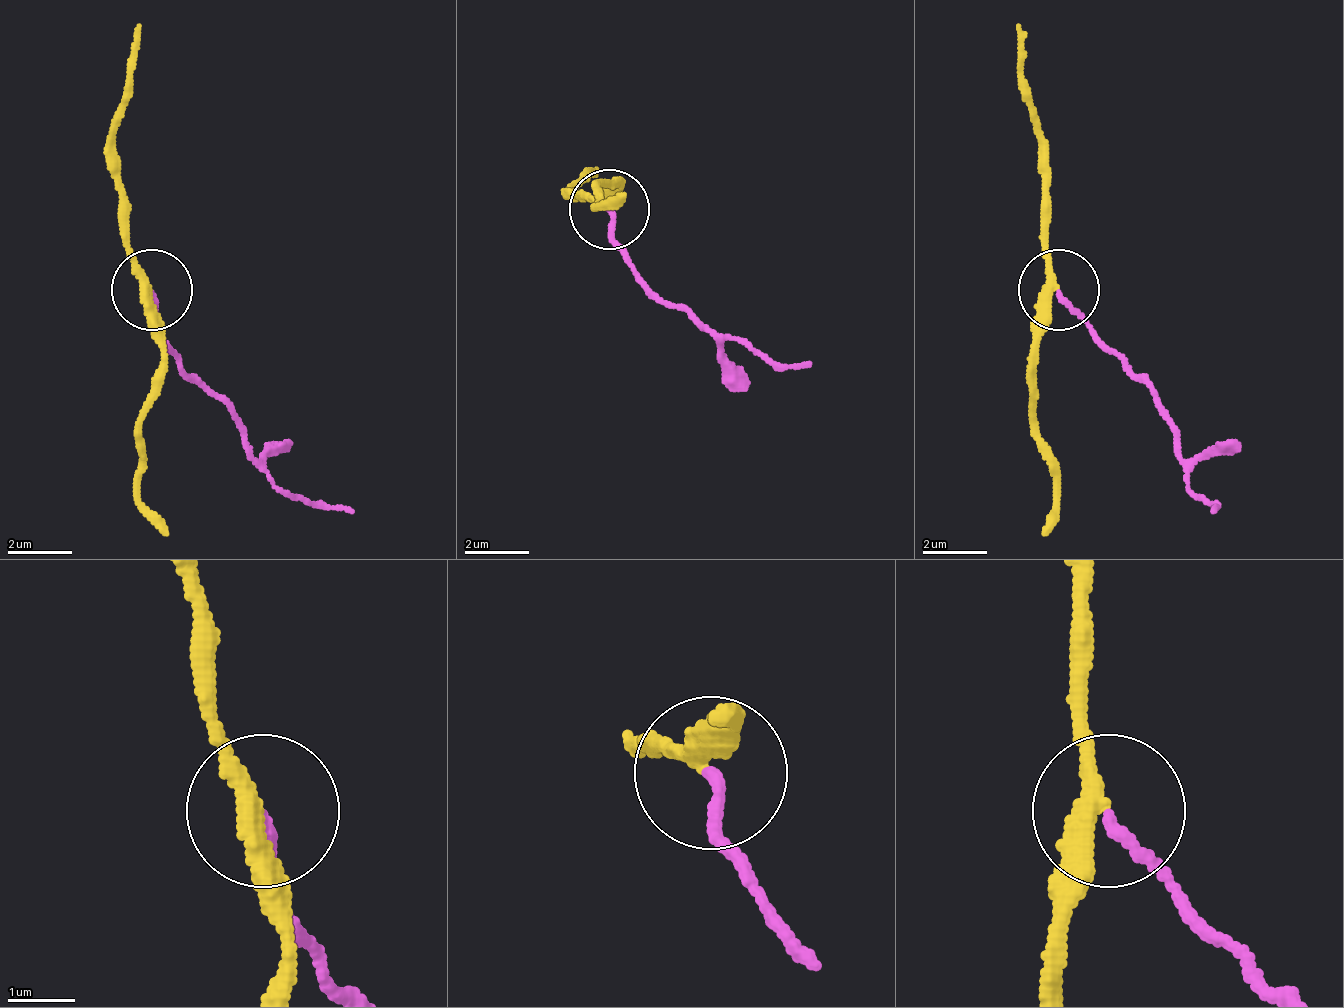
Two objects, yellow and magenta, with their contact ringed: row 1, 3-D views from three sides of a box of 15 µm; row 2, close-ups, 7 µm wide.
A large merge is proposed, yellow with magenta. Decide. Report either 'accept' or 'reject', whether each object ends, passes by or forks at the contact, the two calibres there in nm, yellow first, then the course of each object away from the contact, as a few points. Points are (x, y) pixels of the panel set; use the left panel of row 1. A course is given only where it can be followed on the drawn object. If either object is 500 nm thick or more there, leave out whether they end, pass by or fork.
reject; yellow passes by; magenta ends there; 280 nm thick on the yellow side, 160 nm on the other; yellow runs (153, 288), (129, 247), (113, 150), (137, 70), (137, 21); magenta runs (153, 288), (170, 352), (234, 417), (242, 449), (307, 505), (355, 513)

